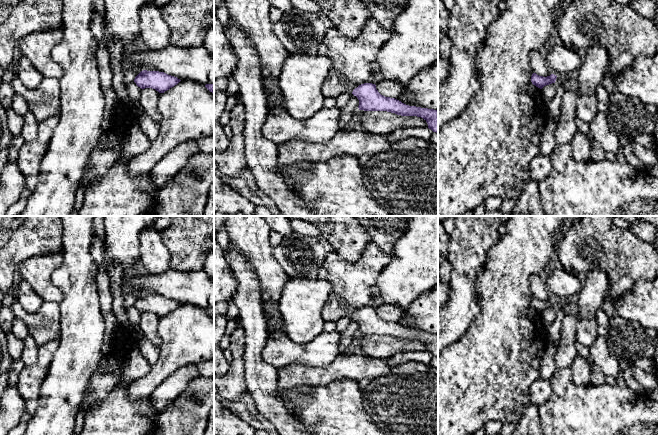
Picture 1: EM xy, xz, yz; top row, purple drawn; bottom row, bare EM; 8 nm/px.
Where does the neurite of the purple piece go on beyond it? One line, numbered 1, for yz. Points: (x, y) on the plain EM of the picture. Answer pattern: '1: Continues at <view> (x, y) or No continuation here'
1: No continuation here

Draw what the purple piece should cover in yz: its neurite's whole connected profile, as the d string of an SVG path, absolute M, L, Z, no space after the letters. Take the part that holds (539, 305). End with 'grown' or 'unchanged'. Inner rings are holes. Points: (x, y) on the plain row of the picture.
M533 297L531 300L531 306L536 311L542 313L544 310L555 307L557 300L551 298L550 300L543 301L539 300L536 297Z; unchanged

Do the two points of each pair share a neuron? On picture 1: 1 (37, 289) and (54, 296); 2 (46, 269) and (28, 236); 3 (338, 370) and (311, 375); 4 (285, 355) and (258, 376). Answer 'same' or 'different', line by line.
1: same
2: different
3: same
4: different

